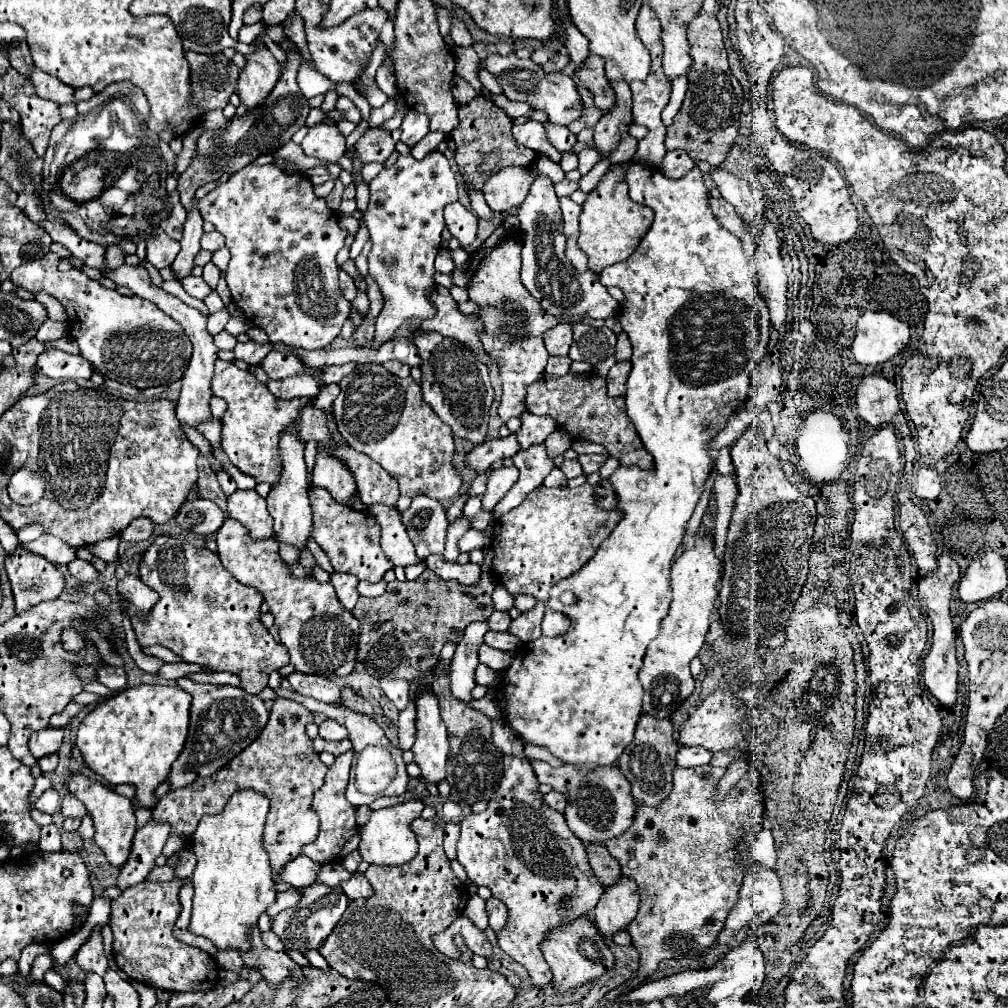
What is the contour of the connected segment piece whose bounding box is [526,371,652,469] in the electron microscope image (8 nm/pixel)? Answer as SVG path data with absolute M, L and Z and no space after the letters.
M568 371L564 377L544 373L536 383L528 385L526 407L534 415L550 415L558 425L570 433L572 439L604 445L606 451L620 461L620 465L638 465L642 469L652 467L652 455L642 447L642 441L634 429L634 423L626 415L622 397L608 397L606 381L594 371L574 373Z

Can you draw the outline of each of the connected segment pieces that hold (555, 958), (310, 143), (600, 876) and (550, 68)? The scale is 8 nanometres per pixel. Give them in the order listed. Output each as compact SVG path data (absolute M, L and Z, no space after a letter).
M574 919L572 923L562 923L560 927L548 931L544 943L540 943L540 951L550 965L554 985L560 991L574 991L582 983L604 975L614 965L614 955L600 931L596 931L596 923L592 919Z
M318 123L310 127L306 139L302 141L302 149L310 157L338 161L346 153L346 139L334 123Z
M588 843L586 845L586 853L588 853L588 863L596 875L596 879L608 887L612 883L616 883L616 879L620 877L620 865L618 861L612 857L604 845L596 845L596 843Z
M556 53L556 55L554 55L542 69L544 69L546 73L554 73L554 71L562 71L568 63L570 63L568 53Z

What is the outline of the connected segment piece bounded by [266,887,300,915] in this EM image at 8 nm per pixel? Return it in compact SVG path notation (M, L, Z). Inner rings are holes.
M286 887L284 891L280 891L280 893L278 893L276 903L274 903L272 907L268 907L266 913L268 915L276 915L276 913L280 913L280 911L282 911L282 909L286 909L286 907L296 905L296 903L298 903L298 899L300 899L298 891L296 891L294 887Z

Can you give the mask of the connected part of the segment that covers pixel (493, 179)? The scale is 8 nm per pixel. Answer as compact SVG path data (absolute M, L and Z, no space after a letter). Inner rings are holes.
M508 165L486 179L482 193L490 209L502 213L508 211L510 207L518 207L524 201L532 181L534 171L530 167Z

